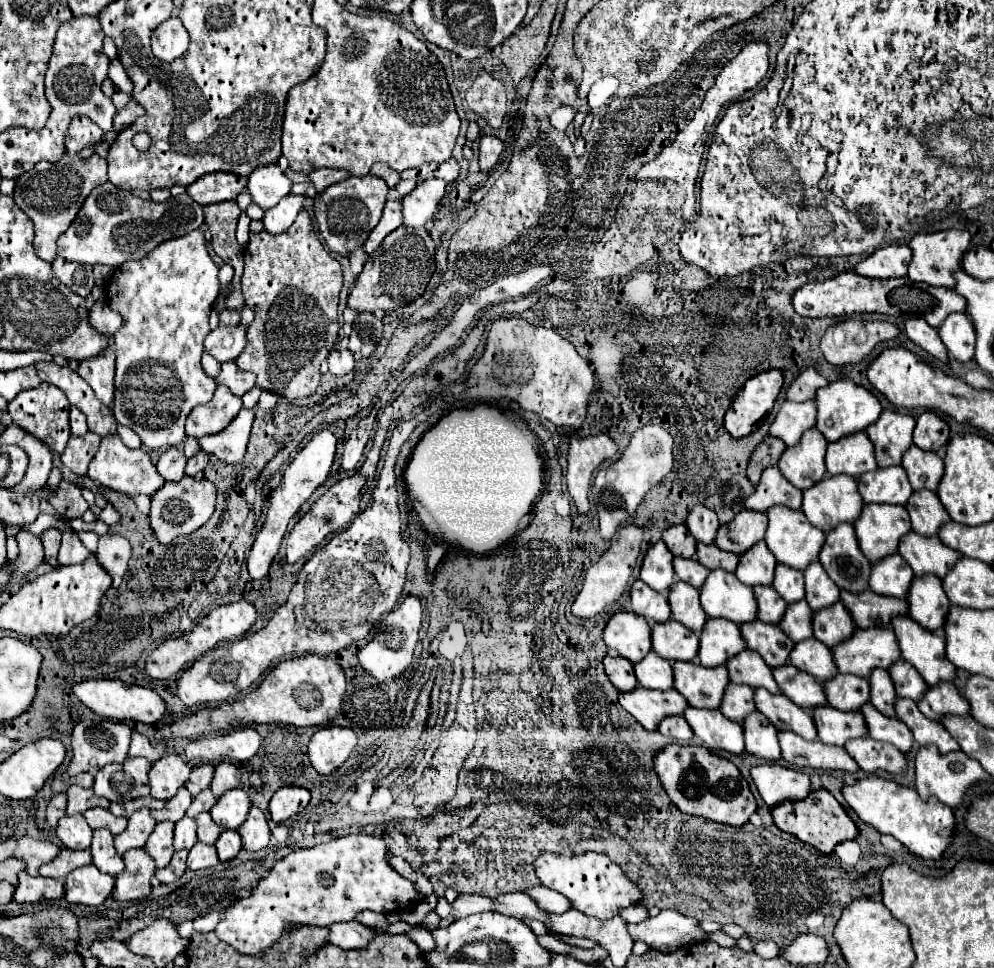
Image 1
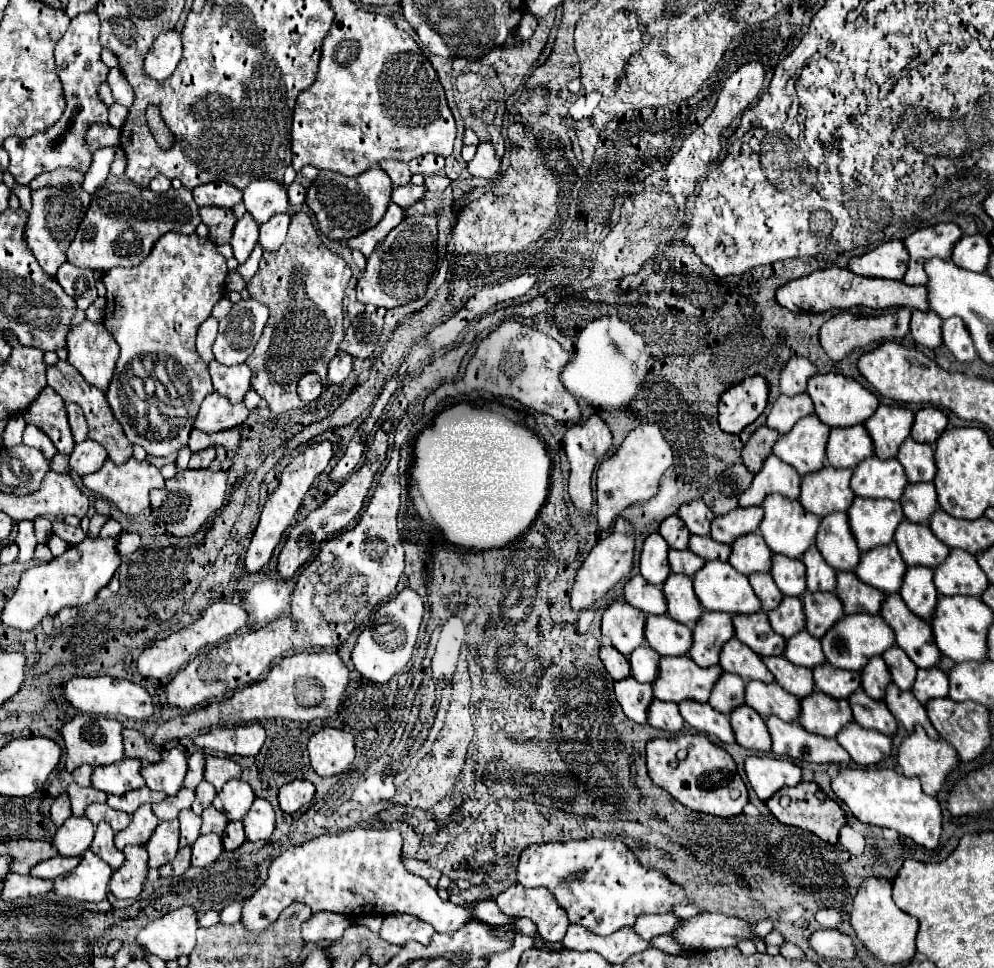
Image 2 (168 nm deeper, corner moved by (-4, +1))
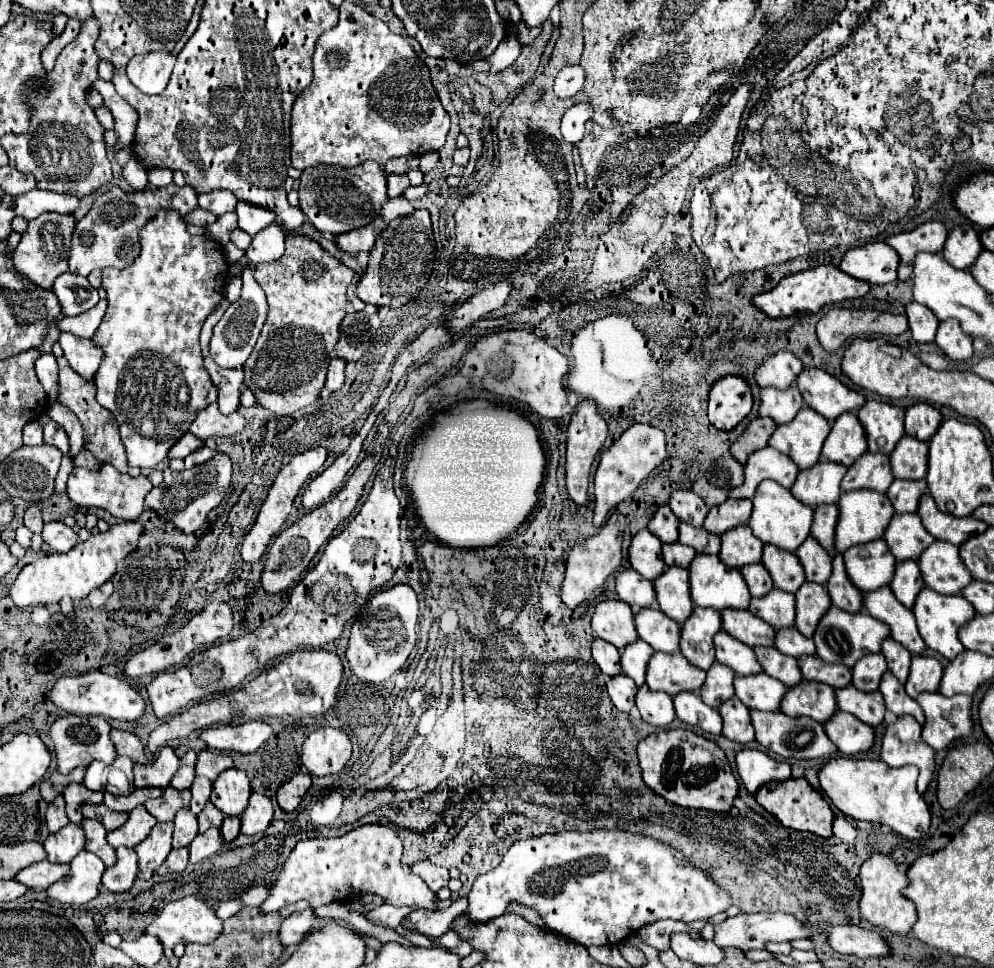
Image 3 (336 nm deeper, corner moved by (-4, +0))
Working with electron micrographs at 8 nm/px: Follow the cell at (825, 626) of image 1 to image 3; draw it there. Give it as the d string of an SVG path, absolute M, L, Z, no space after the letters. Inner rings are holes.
M804 581L796 591L796 619L794 625L804 637L812 637L816 623L822 619L824 611L830 607L828 591L820 583Z

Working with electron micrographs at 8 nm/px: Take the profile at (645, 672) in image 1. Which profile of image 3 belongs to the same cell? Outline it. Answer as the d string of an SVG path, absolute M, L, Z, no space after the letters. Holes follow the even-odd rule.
M636 639L628 647L624 647L624 651L620 655L622 673L628 675L630 679L634 679L634 683L638 687L646 683L646 665L648 665L648 659L652 657L652 653L654 651L652 651L652 647L648 647L648 643L644 643L642 639Z

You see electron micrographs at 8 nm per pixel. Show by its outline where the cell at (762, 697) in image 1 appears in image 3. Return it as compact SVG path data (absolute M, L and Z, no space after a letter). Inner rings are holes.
M756 673L734 679L736 697L748 707L758 711L780 711L780 701L788 687L770 675Z

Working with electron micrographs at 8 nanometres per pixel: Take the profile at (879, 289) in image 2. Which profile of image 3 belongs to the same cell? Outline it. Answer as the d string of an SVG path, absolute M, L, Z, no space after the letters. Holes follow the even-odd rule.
M820 265L820 267L808 269L808 271L798 271L798 273L786 275L774 289L754 295L752 305L758 311L762 311L764 315L768 315L772 319L780 319L780 317L790 317L792 309L802 311L802 313L816 313L826 303L856 299L856 297L866 295L868 289L870 289L868 283L856 281L854 277L848 277L846 273L842 273L834 265Z

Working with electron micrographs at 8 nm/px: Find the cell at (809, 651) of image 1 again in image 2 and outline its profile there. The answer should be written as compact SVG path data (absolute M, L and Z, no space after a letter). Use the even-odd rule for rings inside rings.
M806 630L788 638L786 640L786 658L796 664L796 666L806 666L806 668L816 668L820 664L826 662L824 652L822 652L822 644L818 638L810 636Z

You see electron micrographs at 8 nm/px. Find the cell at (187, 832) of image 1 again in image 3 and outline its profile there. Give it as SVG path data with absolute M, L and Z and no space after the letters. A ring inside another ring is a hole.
M180 809L174 817L174 835L172 835L172 847L188 847L198 833L196 815L190 809Z

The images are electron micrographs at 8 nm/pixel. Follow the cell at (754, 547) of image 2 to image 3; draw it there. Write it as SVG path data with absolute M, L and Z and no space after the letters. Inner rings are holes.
M738 525L730 531L726 531L722 537L722 549L718 557L732 569L740 569L750 563L758 563L762 559L762 547L760 539L756 539L748 525Z

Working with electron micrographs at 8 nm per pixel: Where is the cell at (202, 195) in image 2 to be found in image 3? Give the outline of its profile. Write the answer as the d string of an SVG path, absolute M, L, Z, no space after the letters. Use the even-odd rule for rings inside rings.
M210 191L210 193L200 193L198 203L200 203L202 209L206 209L206 211L214 213L216 217L220 217L228 211L234 211L238 199L230 191L214 191L214 193Z

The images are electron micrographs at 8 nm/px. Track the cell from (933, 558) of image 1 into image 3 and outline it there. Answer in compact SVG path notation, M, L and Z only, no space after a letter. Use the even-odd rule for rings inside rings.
M896 513L884 531L884 541L896 561L916 561L934 543L934 537L924 529L918 513Z

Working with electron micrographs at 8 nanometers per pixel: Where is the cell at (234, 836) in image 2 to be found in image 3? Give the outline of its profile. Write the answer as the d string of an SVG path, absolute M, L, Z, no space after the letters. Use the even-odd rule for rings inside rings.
M226 817L226 819L222 821L220 833L222 833L222 839L224 839L226 843L234 841L234 839L238 837L238 833L240 833L240 817Z

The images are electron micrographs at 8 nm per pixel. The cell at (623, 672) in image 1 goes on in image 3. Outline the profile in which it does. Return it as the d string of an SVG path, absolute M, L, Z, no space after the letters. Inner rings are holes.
M602 639L592 641L592 659L596 661L596 665L604 675L612 677L620 673L620 651L608 645L608 641Z

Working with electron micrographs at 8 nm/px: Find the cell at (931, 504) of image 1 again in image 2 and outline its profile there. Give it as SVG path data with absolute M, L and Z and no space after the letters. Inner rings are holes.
M918 482L906 486L900 502L906 518L916 524L928 524L932 514L938 510L938 496L932 482Z

